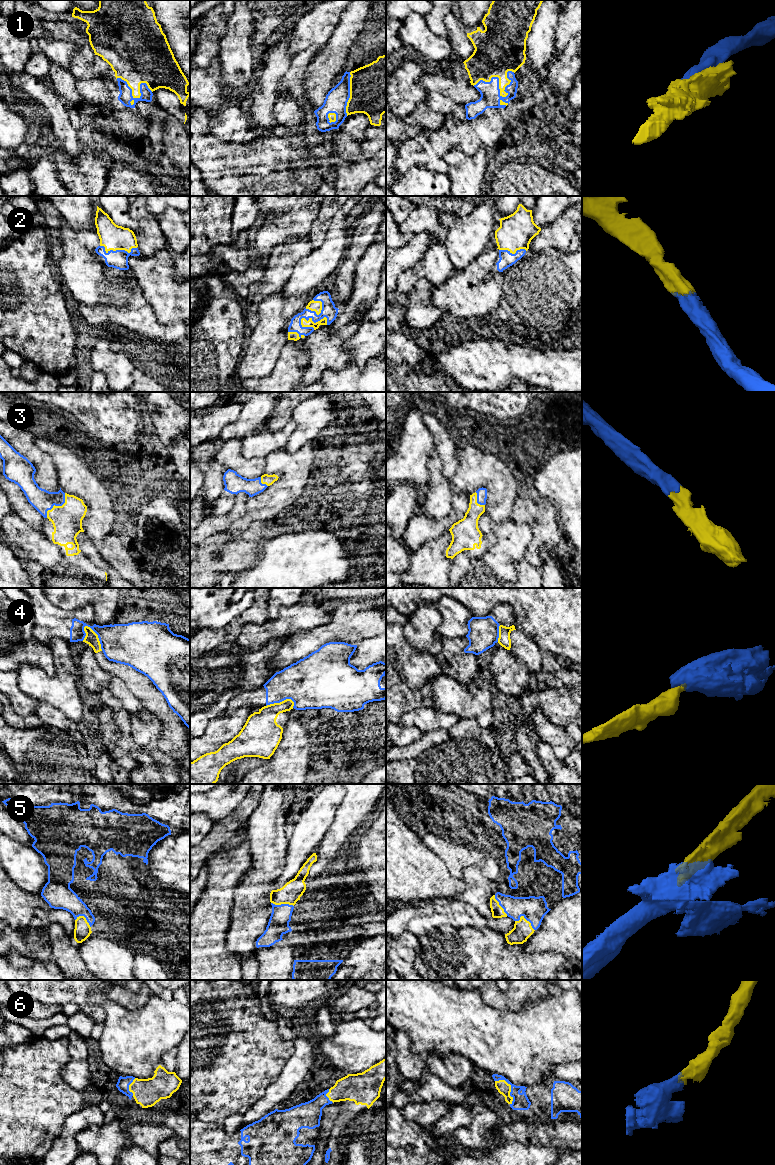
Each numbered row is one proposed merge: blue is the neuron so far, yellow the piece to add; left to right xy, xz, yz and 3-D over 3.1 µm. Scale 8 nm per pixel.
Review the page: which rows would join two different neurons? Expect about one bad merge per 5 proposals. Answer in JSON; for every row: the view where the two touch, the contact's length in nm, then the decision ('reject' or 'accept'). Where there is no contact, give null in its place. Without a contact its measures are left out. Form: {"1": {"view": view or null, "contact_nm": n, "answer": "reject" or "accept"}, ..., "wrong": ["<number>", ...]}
{"1": {"view": "yz", "contact_nm": 360, "answer": "accept"}, "2": {"view": "xz", "contact_nm": 220, "answer": "accept"}, "3": {"view": "xy", "contact_nm": 260, "answer": "accept"}, "4": {"view": "xy", "contact_nm": 240, "answer": "reject"}, "5": {"view": "yz", "contact_nm": 180, "answer": "accept"}, "6": {"view": "yz", "contact_nm": 240, "answer": "accept"}, "wrong": ["4"]}

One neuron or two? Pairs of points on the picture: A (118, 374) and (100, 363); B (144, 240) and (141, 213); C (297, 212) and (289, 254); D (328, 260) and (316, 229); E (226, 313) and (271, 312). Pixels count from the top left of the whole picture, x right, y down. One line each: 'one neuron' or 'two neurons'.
A: one neuron
B: one neuron
C: two neurons
D: two neurons
E: two neurons

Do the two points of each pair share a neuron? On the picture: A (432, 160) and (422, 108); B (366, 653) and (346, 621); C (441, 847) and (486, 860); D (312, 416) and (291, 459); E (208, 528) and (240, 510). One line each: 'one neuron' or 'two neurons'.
A: two neurons
B: two neurons
C: one neuron
D: two neurons
E: one neuron

